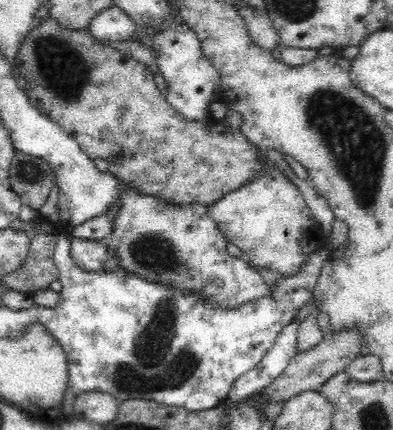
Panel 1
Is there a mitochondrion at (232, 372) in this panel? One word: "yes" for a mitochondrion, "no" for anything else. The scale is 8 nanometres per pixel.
no

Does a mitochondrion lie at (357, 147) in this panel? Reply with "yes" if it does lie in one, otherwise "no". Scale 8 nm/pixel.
yes

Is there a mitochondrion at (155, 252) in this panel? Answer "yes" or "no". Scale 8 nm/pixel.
yes

